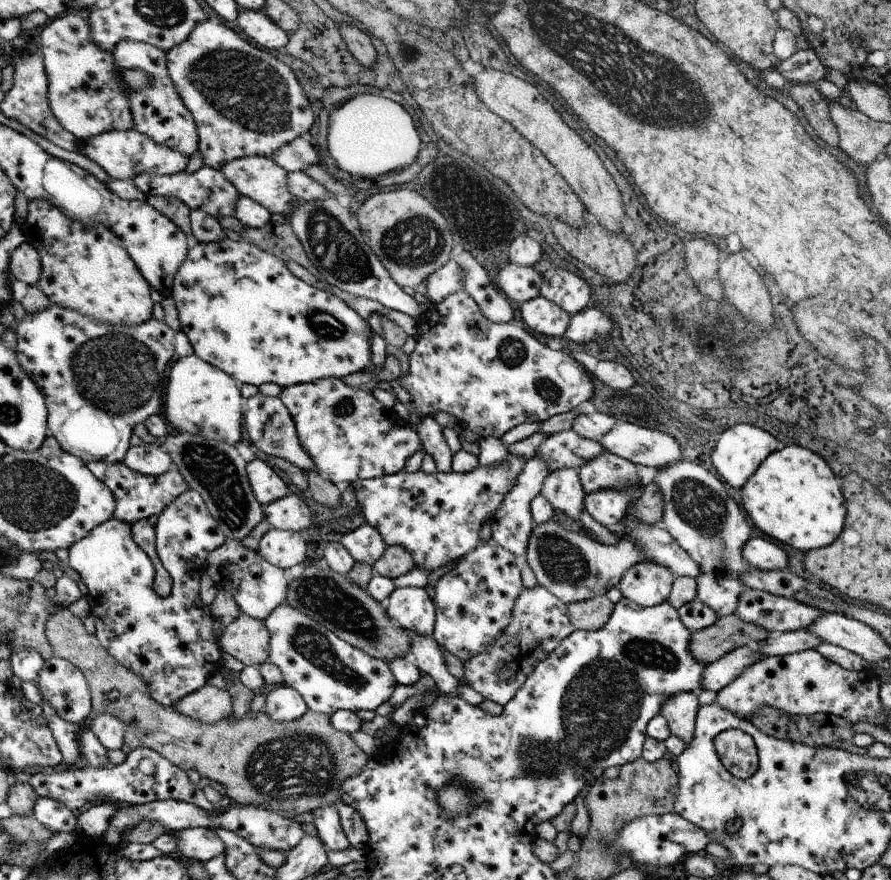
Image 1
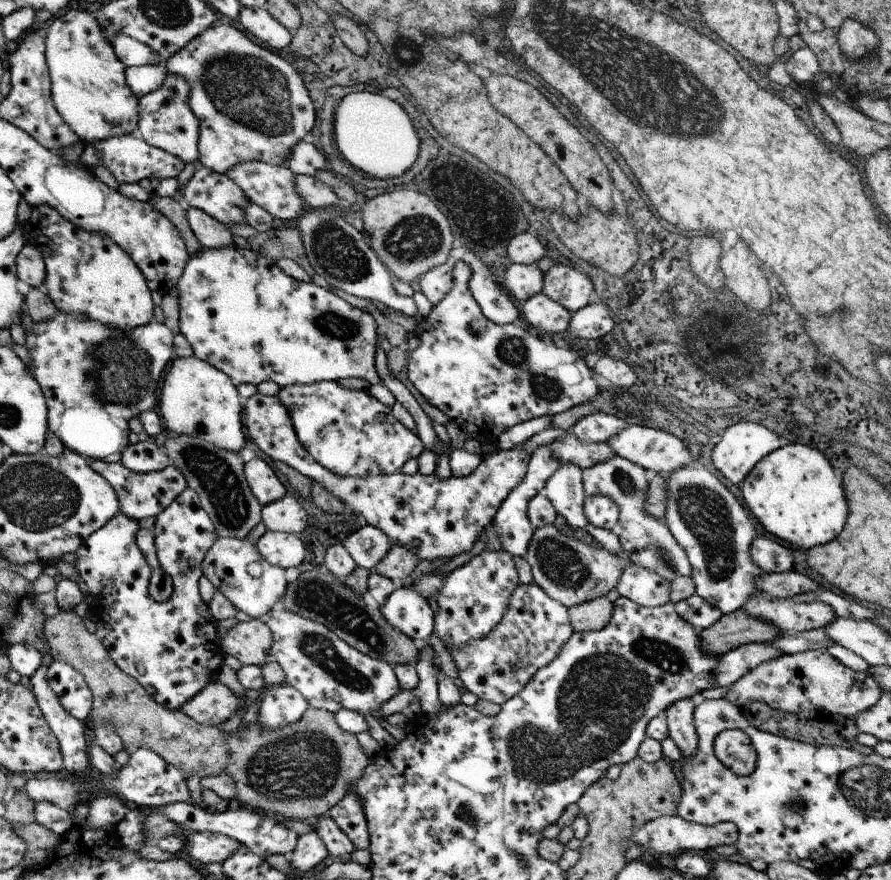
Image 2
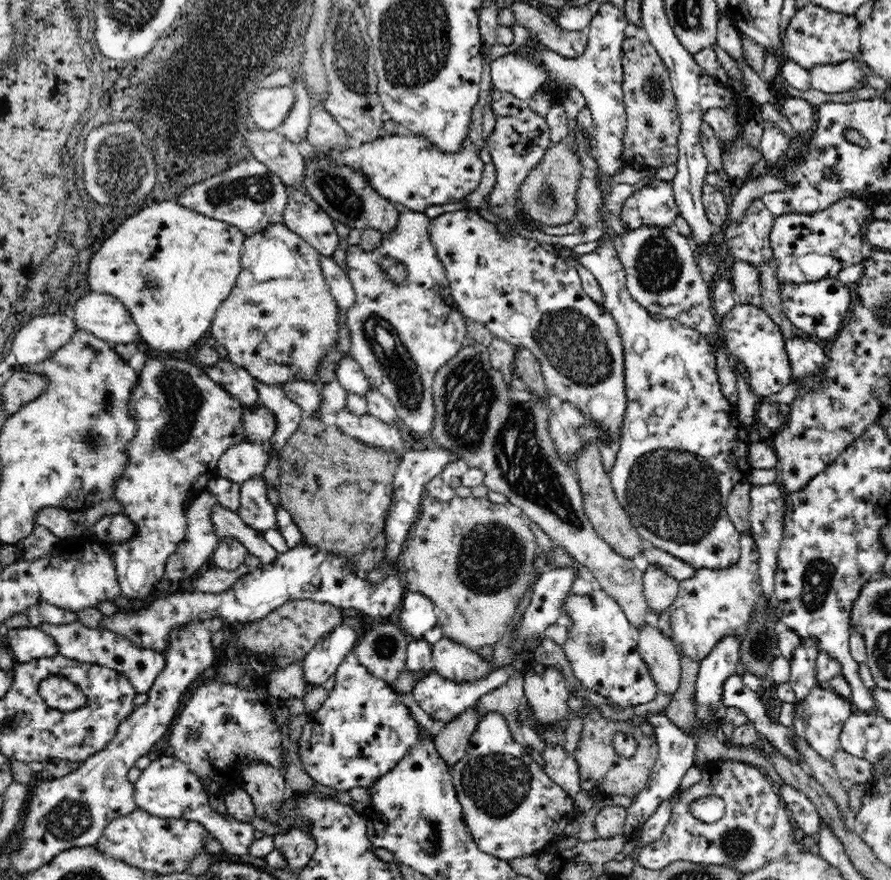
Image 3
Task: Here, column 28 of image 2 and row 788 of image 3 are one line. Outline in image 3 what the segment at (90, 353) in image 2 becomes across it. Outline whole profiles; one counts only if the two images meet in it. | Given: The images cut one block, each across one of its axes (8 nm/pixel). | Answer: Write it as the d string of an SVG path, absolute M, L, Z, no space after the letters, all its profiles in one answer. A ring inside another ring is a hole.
M349 651L337 666L336 685L316 712L308 716L298 743L298 752L304 770L318 783L334 788L337 792L349 792L356 786L368 789L370 783L390 772L416 746L420 724L410 709L400 699L392 686L373 676L360 664L354 651Z

